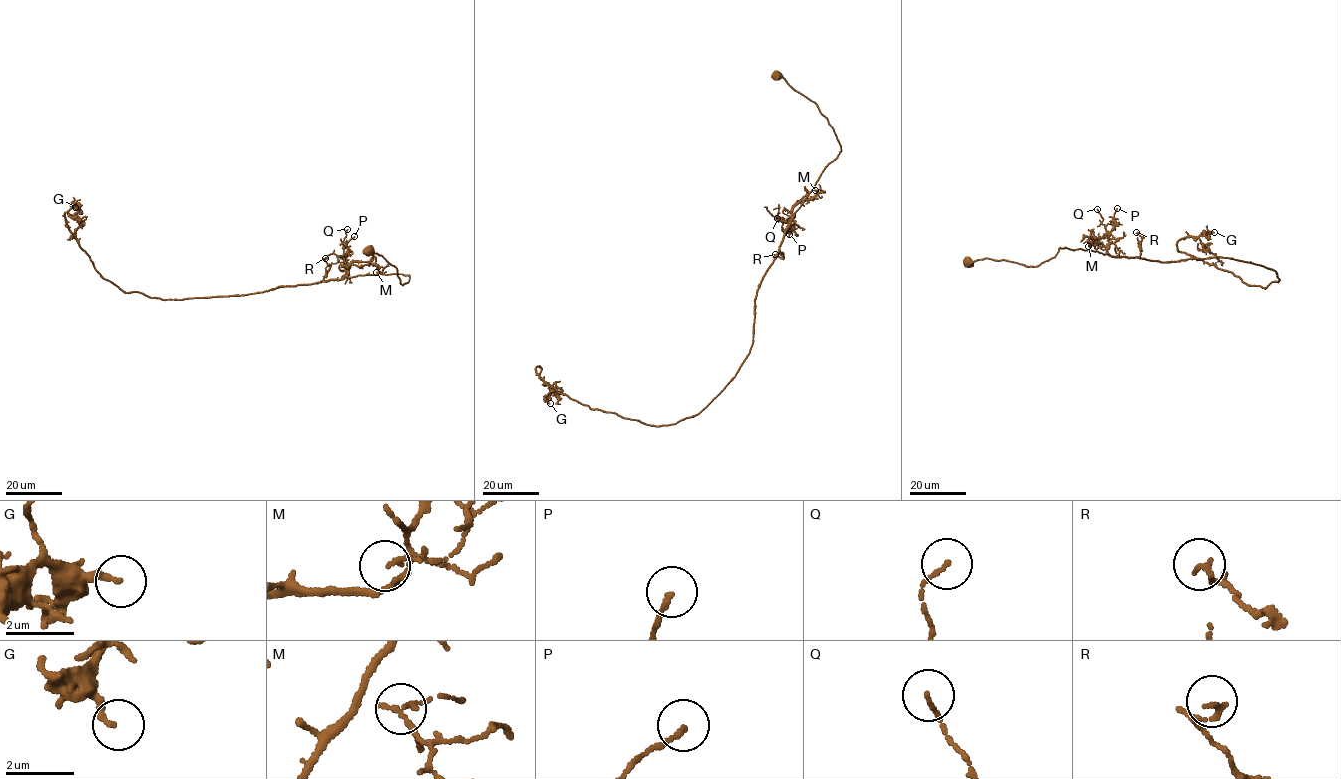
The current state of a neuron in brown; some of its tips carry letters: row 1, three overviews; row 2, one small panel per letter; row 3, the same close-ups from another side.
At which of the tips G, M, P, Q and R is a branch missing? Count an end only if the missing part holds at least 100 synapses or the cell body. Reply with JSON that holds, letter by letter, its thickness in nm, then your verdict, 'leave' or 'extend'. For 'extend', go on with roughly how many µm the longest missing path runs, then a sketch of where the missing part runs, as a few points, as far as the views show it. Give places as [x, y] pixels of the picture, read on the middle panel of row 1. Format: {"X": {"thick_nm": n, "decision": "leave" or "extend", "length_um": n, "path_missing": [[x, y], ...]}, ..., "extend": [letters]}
{"G": {"thick_nm": 180, "decision": "leave"}, "M": {"thick_nm": 130, "decision": "leave"}, "P": {"thick_nm": 140, "decision": "leave"}, "Q": {"thick_nm": 100, "decision": "leave"}, "R": {"thick_nm": 140, "decision": "leave"}, "extend": []}

